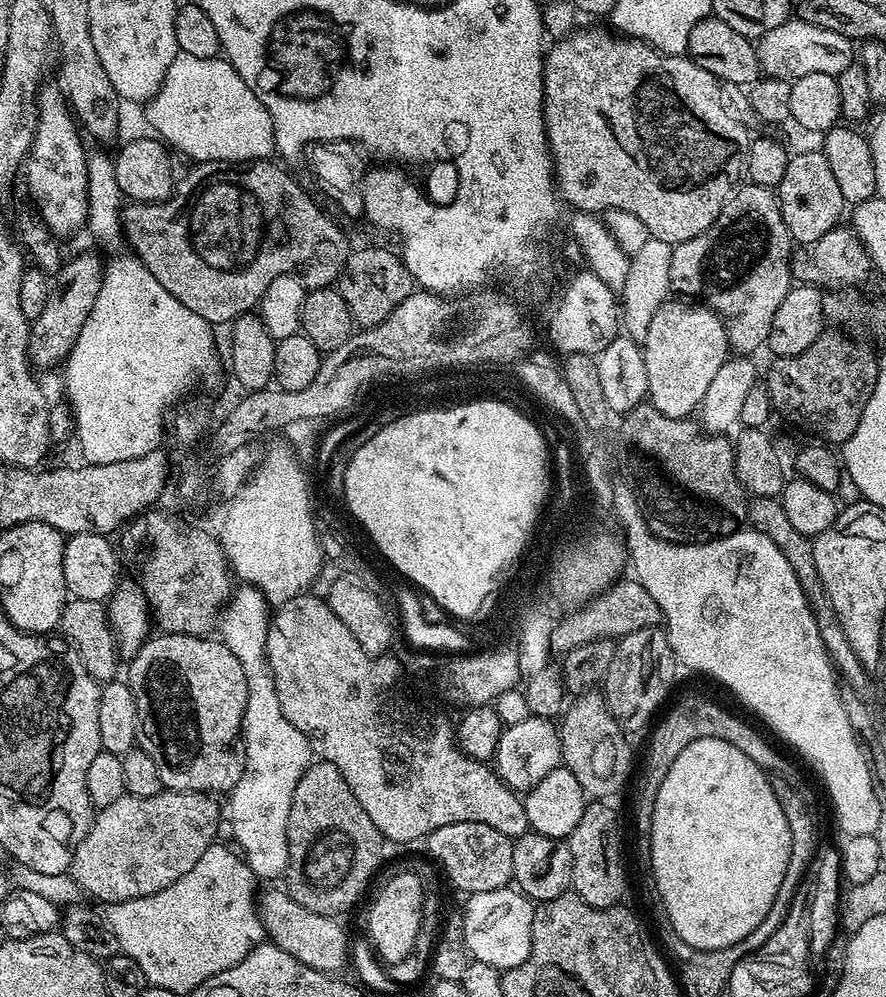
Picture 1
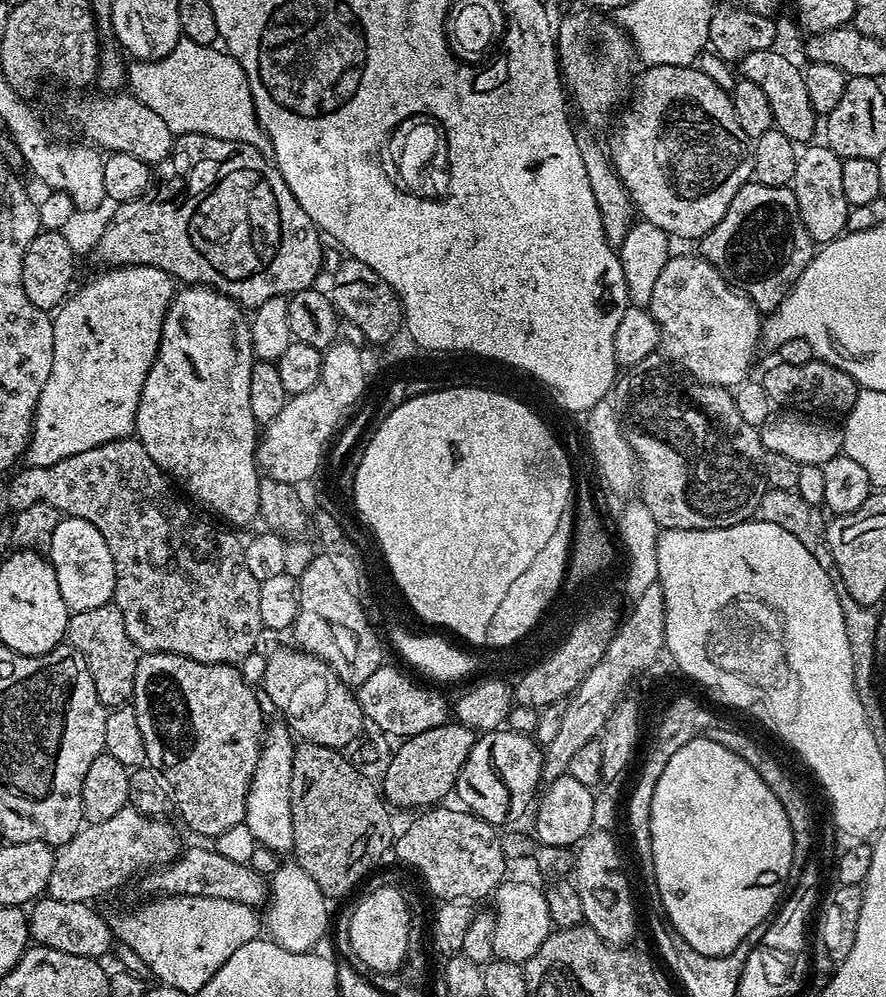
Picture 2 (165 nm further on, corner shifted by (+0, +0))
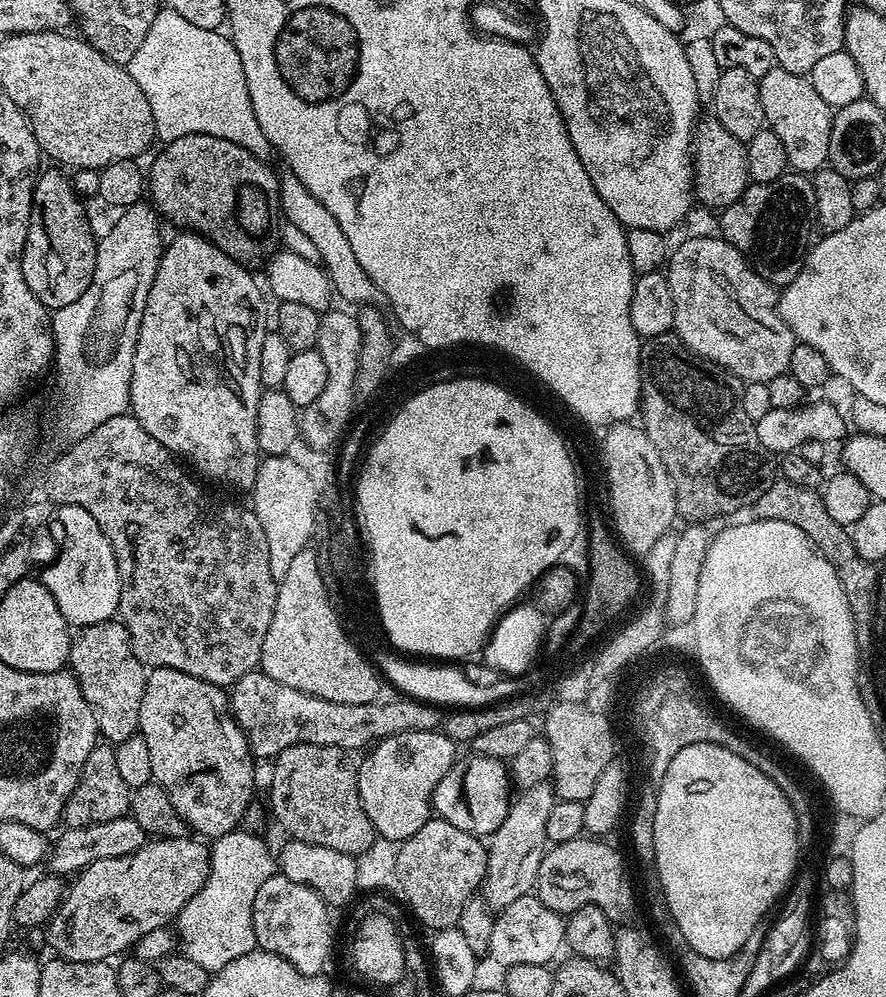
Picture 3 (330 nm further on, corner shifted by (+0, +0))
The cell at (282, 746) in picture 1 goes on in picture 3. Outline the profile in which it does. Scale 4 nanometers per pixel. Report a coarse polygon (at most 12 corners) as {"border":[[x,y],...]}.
{"border":[[277,874],[254,894],[256,948],[319,976],[332,916],[308,885]]}

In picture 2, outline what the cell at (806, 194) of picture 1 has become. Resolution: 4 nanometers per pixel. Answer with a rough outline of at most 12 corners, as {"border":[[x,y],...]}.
{"border":[[827,143],[796,157],[790,185],[817,245],[843,236],[844,161]]}

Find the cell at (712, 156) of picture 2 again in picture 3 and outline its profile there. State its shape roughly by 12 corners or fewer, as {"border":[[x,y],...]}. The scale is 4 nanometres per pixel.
{"border":[[715,118],[692,138],[694,196],[729,208],[748,189],[748,150]]}

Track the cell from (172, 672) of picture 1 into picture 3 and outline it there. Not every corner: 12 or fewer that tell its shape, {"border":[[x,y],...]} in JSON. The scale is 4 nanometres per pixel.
{"border":[[147,673],[139,735],[193,833],[237,831],[244,732],[219,684]]}

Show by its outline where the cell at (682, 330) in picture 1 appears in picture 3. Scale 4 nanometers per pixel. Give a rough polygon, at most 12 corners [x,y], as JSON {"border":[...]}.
{"border":[[719,235],[671,249],[675,336],[749,384],[798,343]]}

